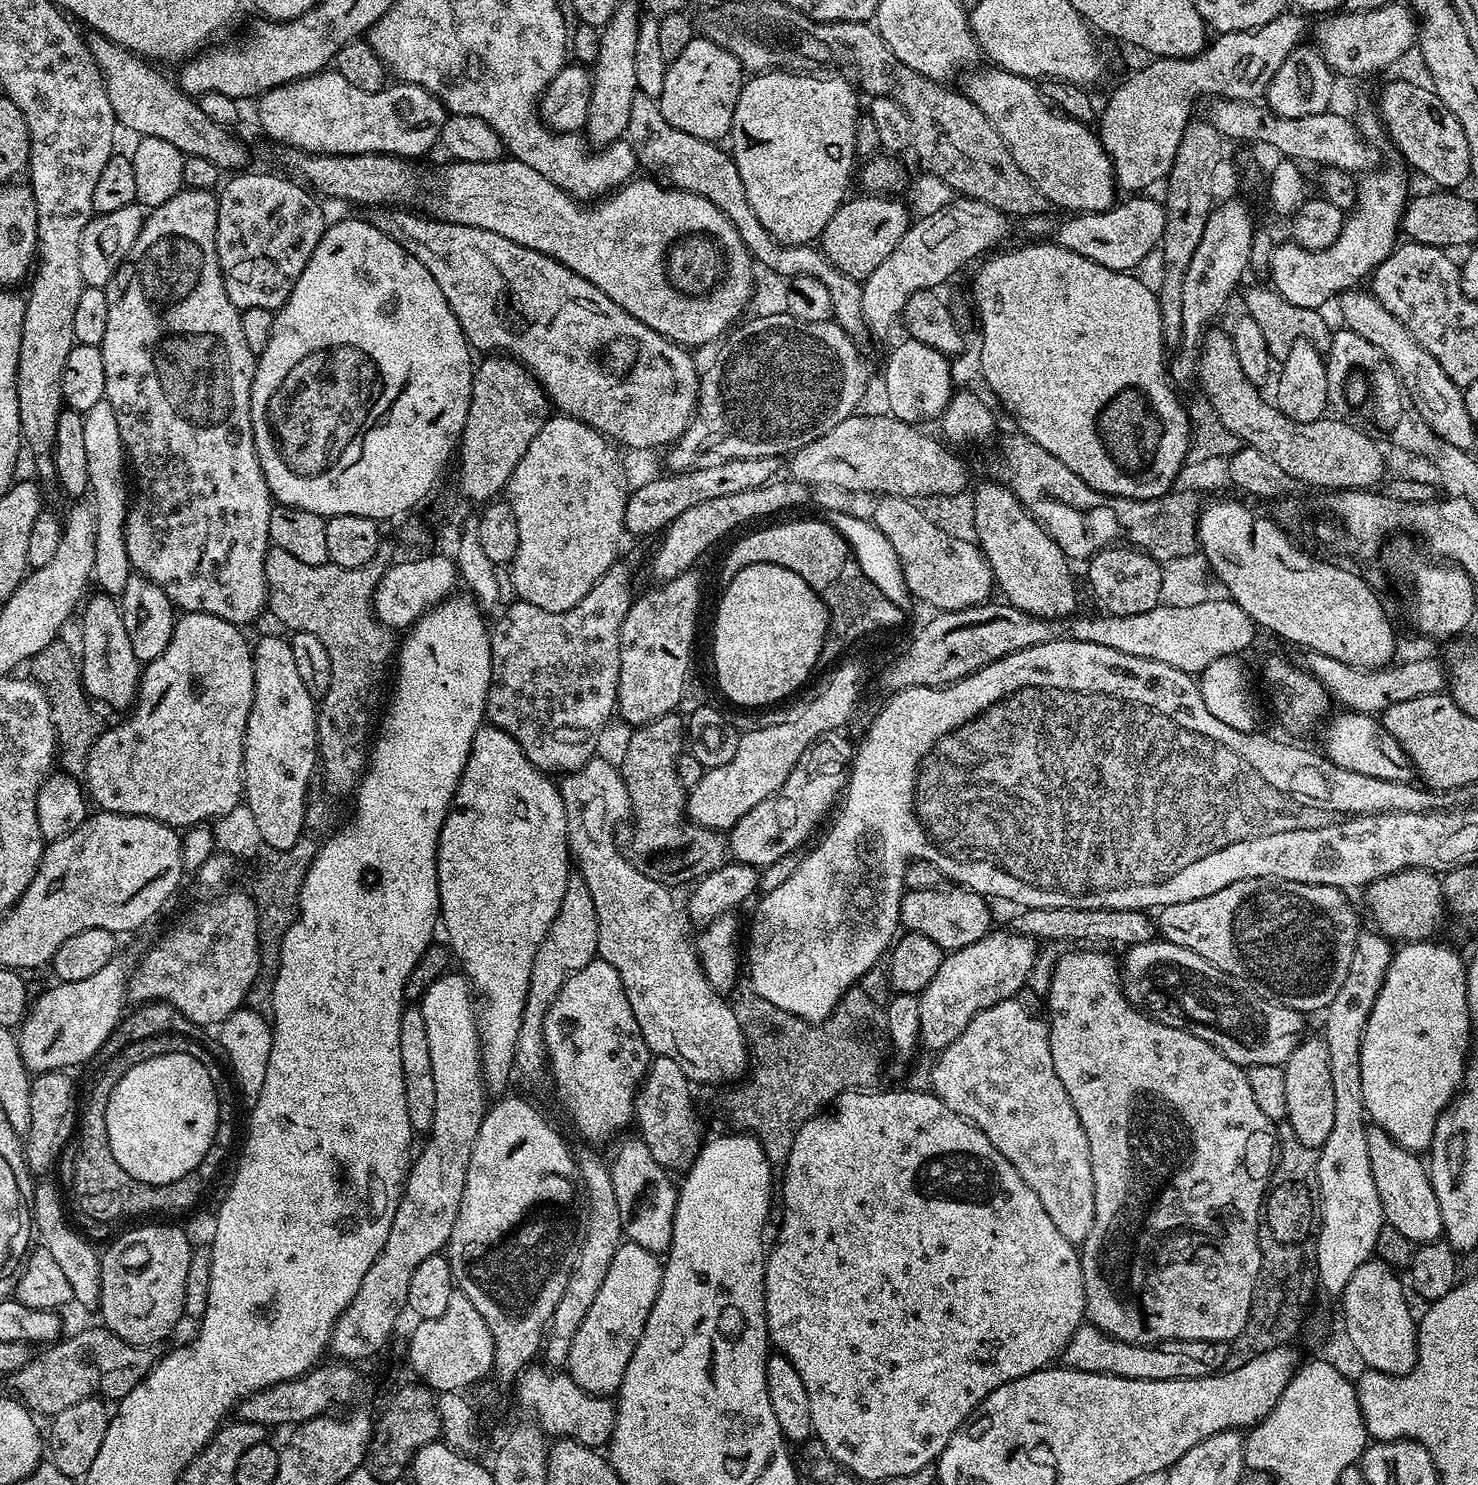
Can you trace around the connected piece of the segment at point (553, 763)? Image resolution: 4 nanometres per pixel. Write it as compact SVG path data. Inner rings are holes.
M620 558L610 566L610 570L606 570L606 574L602 574L600 581L592 587L590 594L586 594L586 598L582 598L582 602L578 602L578 606L570 606L570 610L551 612L550 610L542 610L542 606L530 606L530 602L517 599L516 604L510 605L497 618L496 624L494 620L491 625L492 681L488 691L487 723L493 728L506 730L506 734L510 734L510 738L514 738L514 742L518 742L518 746L522 746L526 758L530 758L530 762L541 772L545 774L577 772L579 768L586 766L588 760L597 755L596 747L600 744L600 731L607 726L608 719L614 716L617 711L616 695L618 694L618 678L620 677L620 635L622 634L622 622L626 622L626 614L630 610L633 599L632 568L624 561L624 558Z

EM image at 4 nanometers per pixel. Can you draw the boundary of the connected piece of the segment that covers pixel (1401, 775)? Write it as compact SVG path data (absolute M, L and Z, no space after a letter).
M1340 710L1340 713L1334 716L1323 725L1325 728L1322 752L1330 762L1342 766L1342 770L1366 774L1366 778L1382 778L1386 782L1399 784L1409 783L1413 779L1414 769L1410 758L1375 715Z

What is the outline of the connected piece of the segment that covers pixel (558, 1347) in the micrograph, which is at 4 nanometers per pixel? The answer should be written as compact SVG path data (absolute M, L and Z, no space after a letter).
M588 1156L582 1160L582 1184L588 1199L586 1204L588 1233L584 1235L578 1262L574 1270L570 1270L570 1282L566 1282L566 1290L562 1290L558 1306L554 1306L552 1322L542 1345L542 1360L543 1356L545 1360L543 1363L556 1370L563 1369L567 1365L570 1342L574 1342L574 1334L578 1334L578 1326L582 1326L582 1321L586 1319L590 1305L593 1304L594 1297L606 1278L606 1270L610 1270L610 1262L614 1262L614 1254L622 1243L618 1202L614 1198L614 1182L603 1159L600 1161L596 1156Z

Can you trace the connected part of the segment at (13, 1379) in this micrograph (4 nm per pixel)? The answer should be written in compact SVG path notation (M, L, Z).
M103 1326L84 1328L67 1336L37 1351L40 1352L37 1356L35 1353L23 1368L7 1377L7 1391L37 1417L57 1416L66 1410L66 1406L74 1406L74 1402L89 1398L118 1402L130 1394L130 1390L134 1390L152 1369L154 1355L151 1347L126 1342Z

